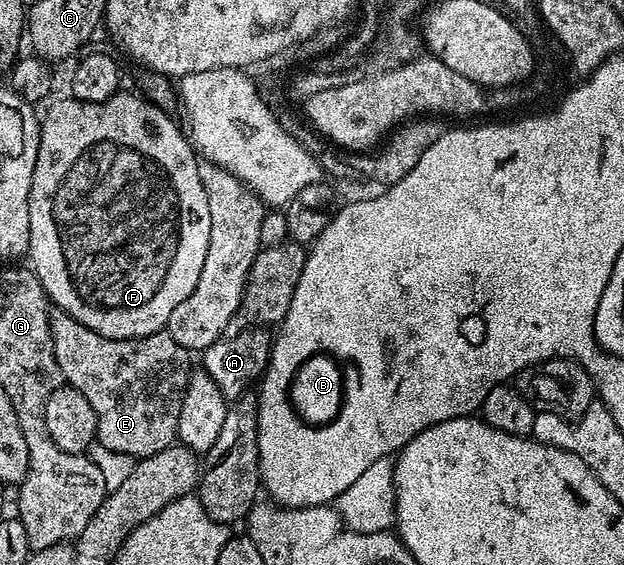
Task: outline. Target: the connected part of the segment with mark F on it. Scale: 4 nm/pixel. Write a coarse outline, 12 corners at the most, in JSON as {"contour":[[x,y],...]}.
{"contour":[[149,99],[40,119],[28,263],[109,339],[200,281],[208,193]]}

